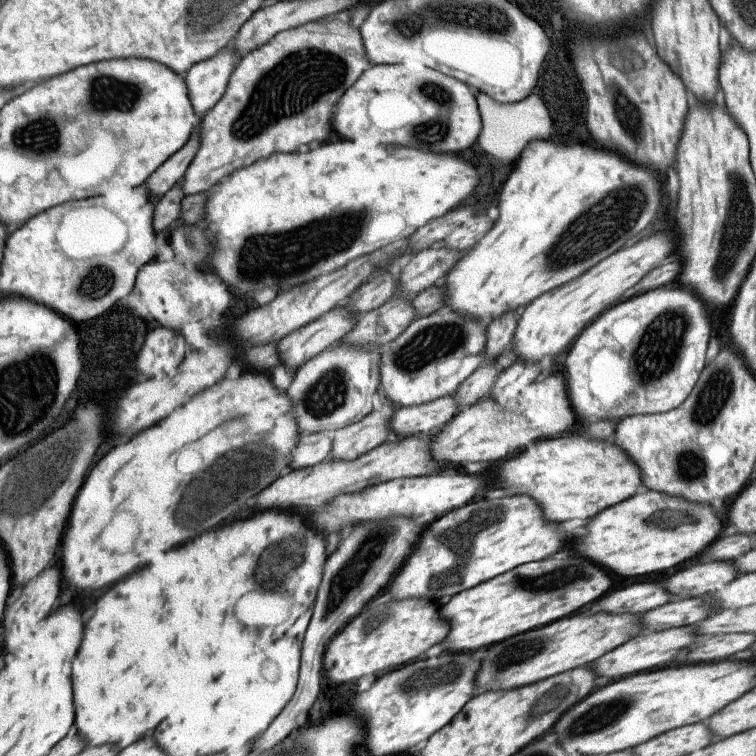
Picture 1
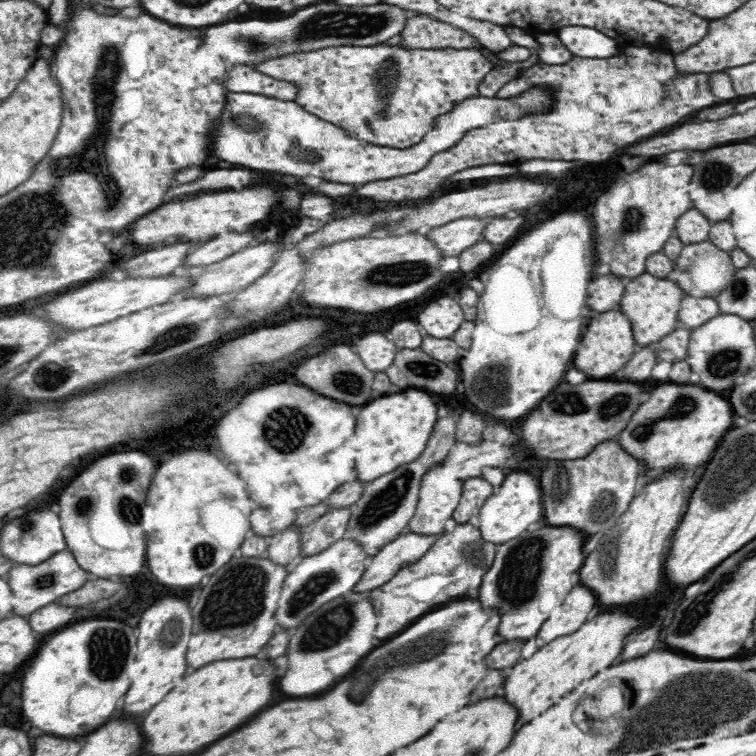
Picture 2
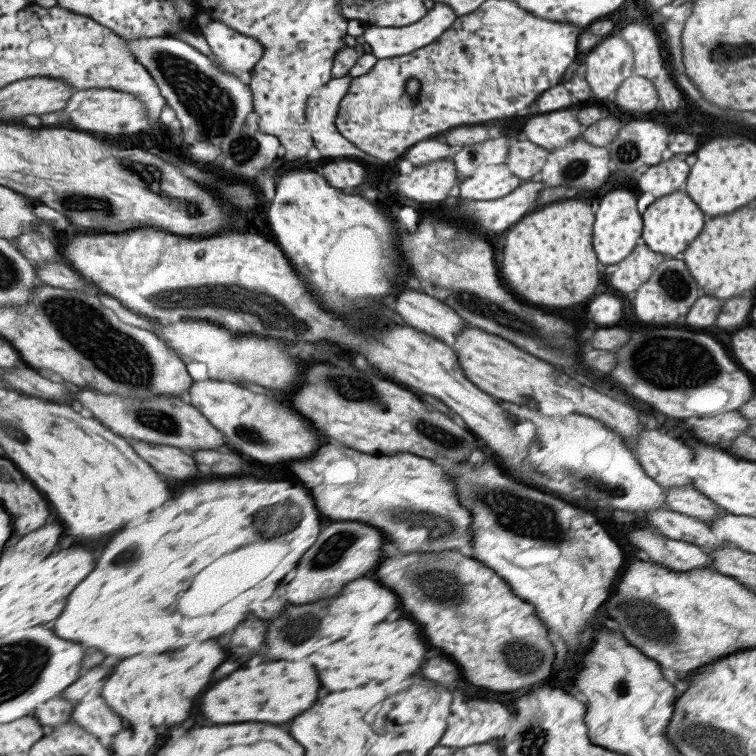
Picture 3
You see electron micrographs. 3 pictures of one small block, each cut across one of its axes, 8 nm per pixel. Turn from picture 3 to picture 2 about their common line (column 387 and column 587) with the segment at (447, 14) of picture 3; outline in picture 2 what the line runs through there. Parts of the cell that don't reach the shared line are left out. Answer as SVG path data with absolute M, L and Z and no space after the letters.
M562 26L556 32L561 43L576 57L603 59L616 56L623 49L612 37L586 26Z

